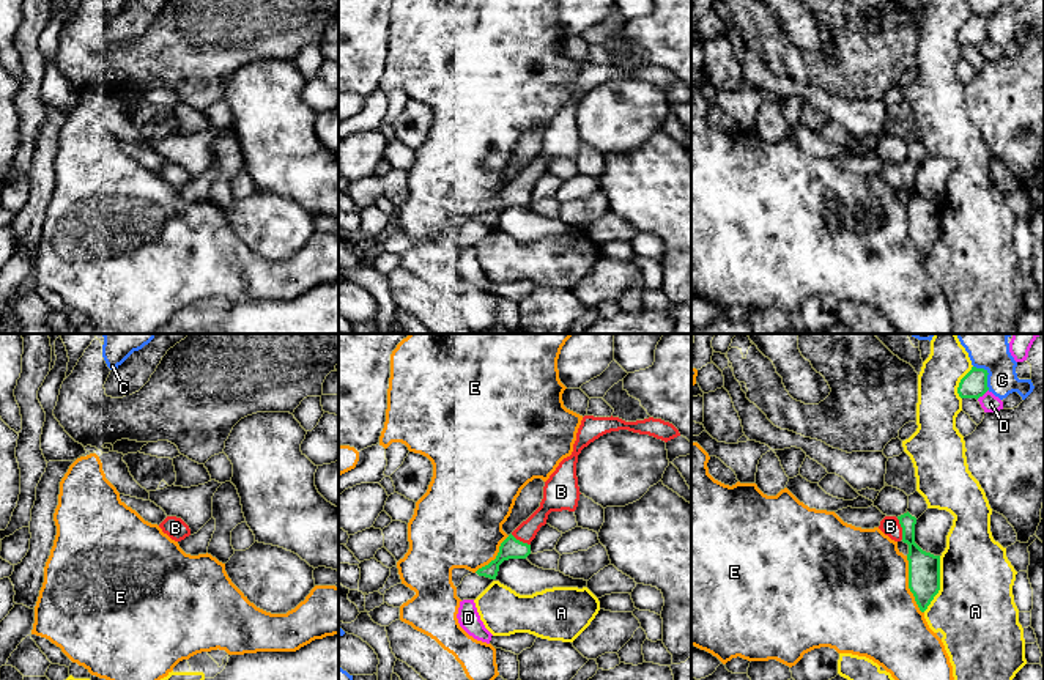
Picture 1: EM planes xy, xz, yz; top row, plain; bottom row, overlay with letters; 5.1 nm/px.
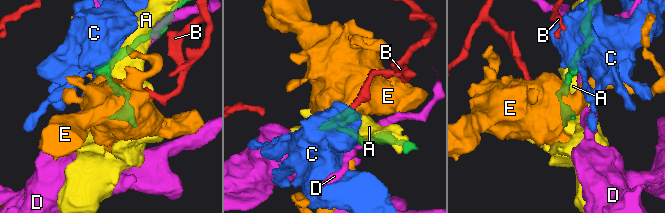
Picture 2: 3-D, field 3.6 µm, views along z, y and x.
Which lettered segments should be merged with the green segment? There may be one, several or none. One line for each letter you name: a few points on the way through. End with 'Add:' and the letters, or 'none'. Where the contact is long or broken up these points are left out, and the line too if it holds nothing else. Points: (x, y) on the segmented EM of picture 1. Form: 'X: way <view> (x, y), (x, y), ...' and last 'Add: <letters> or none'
B: way yz (923, 567), (903, 529), (890, 526)
Add: B

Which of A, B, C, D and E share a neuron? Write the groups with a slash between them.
A / B / C / D / E

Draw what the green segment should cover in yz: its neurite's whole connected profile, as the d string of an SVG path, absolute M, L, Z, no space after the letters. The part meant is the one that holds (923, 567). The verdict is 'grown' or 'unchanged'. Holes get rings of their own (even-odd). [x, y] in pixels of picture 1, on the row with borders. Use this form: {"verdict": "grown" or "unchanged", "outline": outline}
{"verdict": "grown", "outline": "M909 512L901 516L885 516L879 529L894 541L909 545L909 589L921 612L927 609L940 590L940 556L923 551L915 543L916 518Z"}

